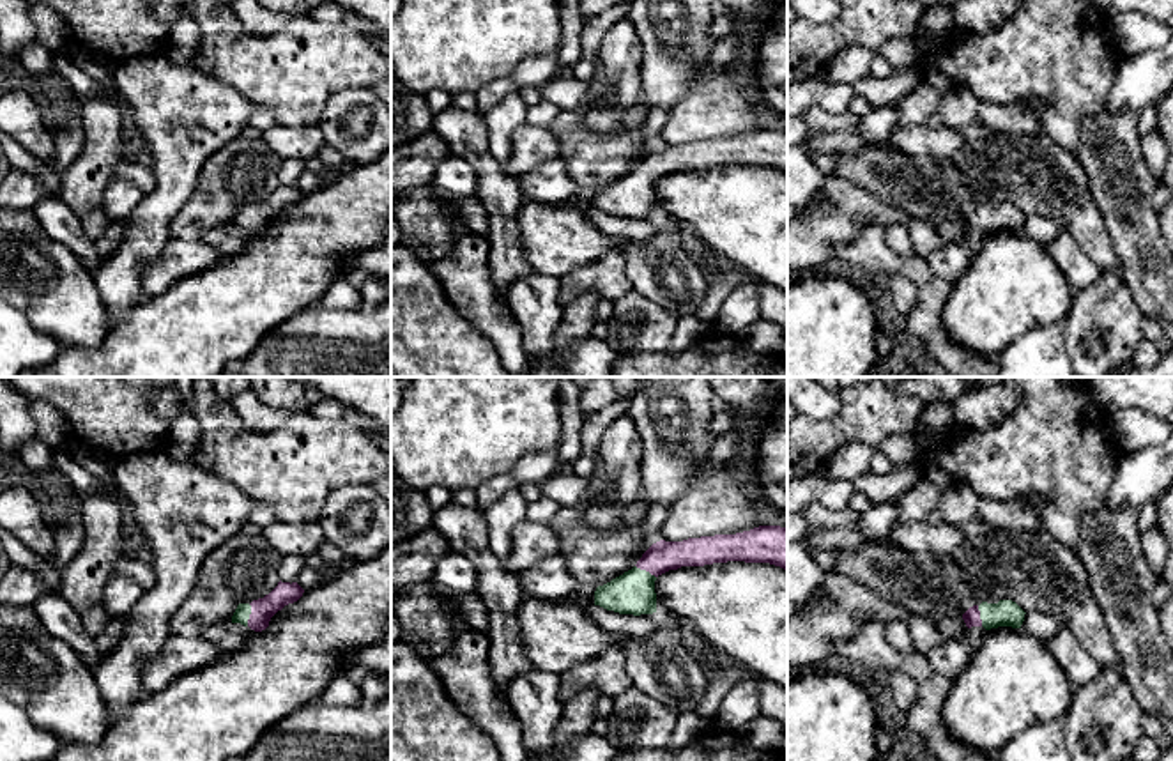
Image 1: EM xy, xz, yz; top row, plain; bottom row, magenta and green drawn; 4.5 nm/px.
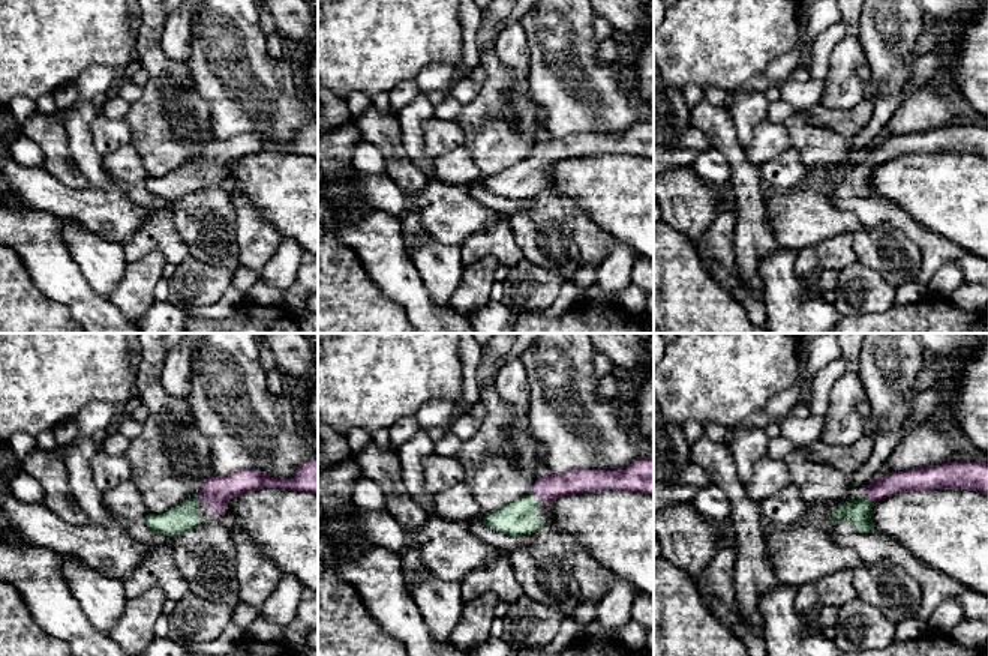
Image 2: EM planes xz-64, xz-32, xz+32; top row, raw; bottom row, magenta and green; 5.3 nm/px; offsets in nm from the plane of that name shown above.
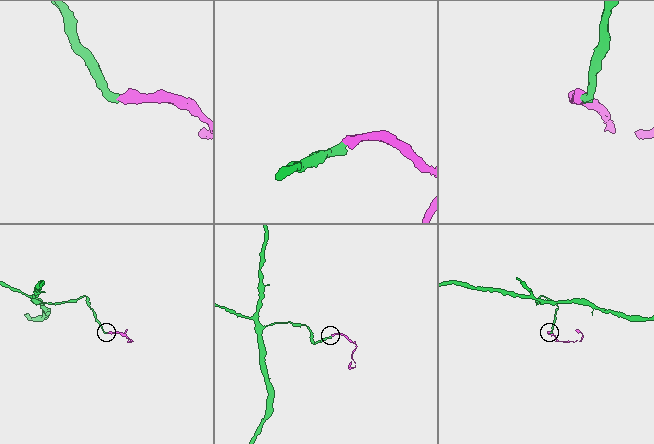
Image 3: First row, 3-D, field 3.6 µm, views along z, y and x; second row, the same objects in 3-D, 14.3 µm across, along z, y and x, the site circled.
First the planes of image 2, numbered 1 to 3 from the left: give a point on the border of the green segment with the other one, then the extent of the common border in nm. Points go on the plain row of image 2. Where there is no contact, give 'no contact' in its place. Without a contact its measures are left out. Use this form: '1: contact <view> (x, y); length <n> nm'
1: no contact
2: contact xz-32 (535, 161); length 70 nm
3: contact xz+32 (868, 161); length 80 nm

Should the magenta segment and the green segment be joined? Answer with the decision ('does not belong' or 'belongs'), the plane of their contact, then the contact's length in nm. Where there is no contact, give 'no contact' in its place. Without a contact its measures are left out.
belongs | xy | 110 nm

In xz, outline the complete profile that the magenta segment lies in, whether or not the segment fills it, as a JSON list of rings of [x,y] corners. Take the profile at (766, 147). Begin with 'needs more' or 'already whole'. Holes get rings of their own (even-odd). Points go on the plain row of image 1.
needs more; [[[759,129],[736,138],[660,143],[653,147],[637,168],[610,186],[598,189],[594,209],[619,218],[656,216],[655,184],[681,170],[745,165],[770,166],[787,173],[787,131]]]

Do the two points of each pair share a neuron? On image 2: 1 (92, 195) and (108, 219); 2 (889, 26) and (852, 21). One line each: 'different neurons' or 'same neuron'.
1: same neuron
2: different neurons

